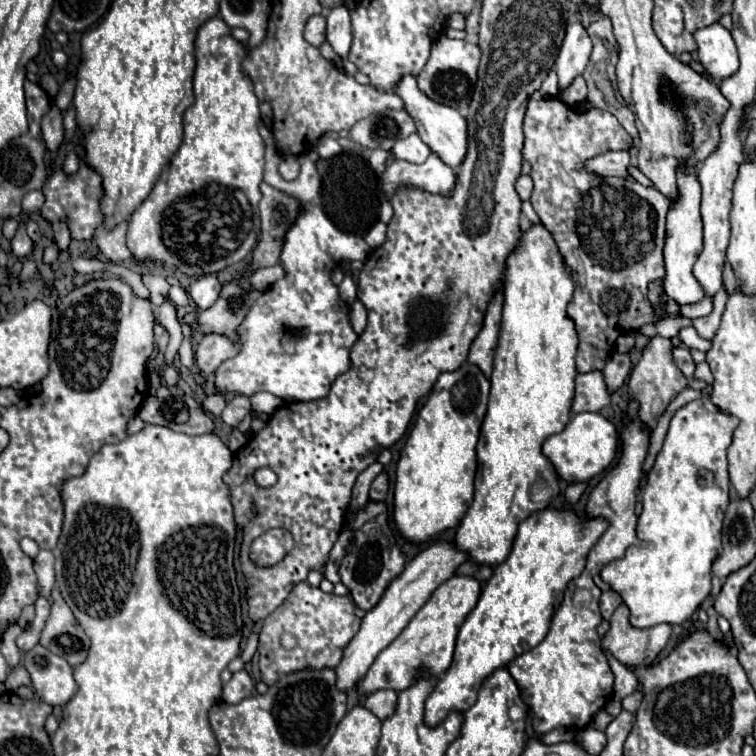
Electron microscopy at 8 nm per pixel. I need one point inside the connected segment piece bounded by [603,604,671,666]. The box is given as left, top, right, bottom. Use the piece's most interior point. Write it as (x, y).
(630, 645)

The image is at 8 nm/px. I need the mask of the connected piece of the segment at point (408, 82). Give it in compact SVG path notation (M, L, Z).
M405 74L395 90L393 90L405 104L405 110L407 114L415 120L415 126L417 126L417 134L419 138L435 152L439 154L451 168L457 168L461 164L461 160L465 158L465 148L467 148L467 122L465 118L455 110L455 108L449 108L445 104L439 104L435 100L431 100L419 86L417 86L417 80L415 76L411 74Z

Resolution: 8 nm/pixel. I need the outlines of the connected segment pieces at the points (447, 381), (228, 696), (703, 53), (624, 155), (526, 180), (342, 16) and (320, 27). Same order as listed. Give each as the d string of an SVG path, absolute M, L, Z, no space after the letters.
M463 362L453 372L443 372L433 386L427 402L417 414L413 430L401 450L401 458L397 462L397 480L395 480L395 522L403 536L411 542L425 542L437 536L443 530L455 528L463 514L467 512L473 500L473 480L477 470L477 456L475 444L479 438L481 422L487 412L487 398L489 398L489 378L483 370L471 362Z
M241 670L241 672L235 672L233 678L223 686L223 700L227 704L239 704L241 700L249 698L253 690L255 690L255 682L245 670Z
M719 22L697 30L695 40L699 46L697 50L699 62L715 82L725 80L739 70L735 42L729 30L725 30Z
M605 152L605 154L589 160L585 166L589 168L589 172L595 172L599 176L623 176L623 178L627 178L629 162L631 162L629 152Z
M521 174L521 176L517 178L517 184L515 184L515 188L517 188L517 192L519 192L521 200L529 200L529 196L531 196L531 190L533 190L533 180L531 180L531 176L525 176L525 174Z
M335 6L327 16L327 42L345 58L351 48L351 20L345 6Z
M321 14L309 18L305 26L305 40L317 48L325 42L325 18Z

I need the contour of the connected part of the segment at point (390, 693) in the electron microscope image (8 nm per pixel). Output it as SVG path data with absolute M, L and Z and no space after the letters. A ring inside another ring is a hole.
M375 690L375 692L371 692L367 696L365 708L371 710L379 720L385 720L385 718L389 718L393 714L395 700L397 700L395 690Z

